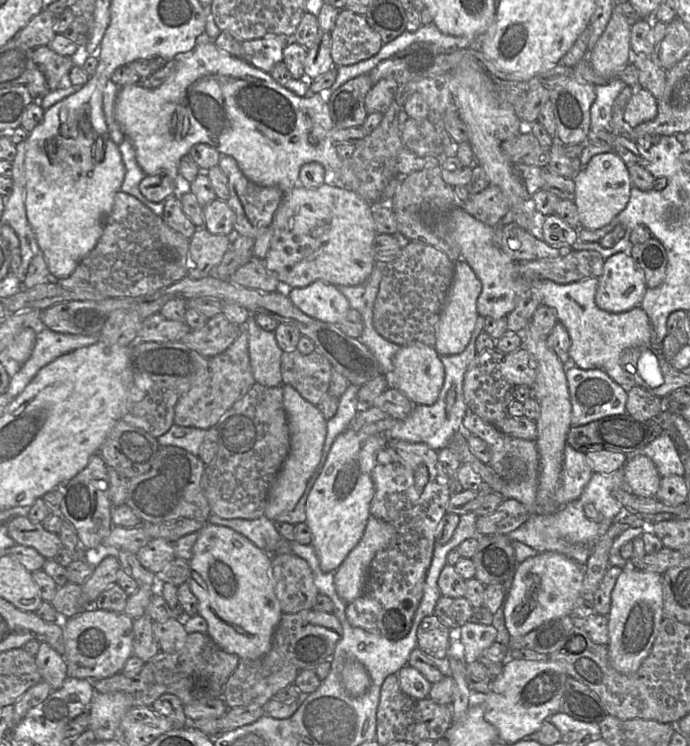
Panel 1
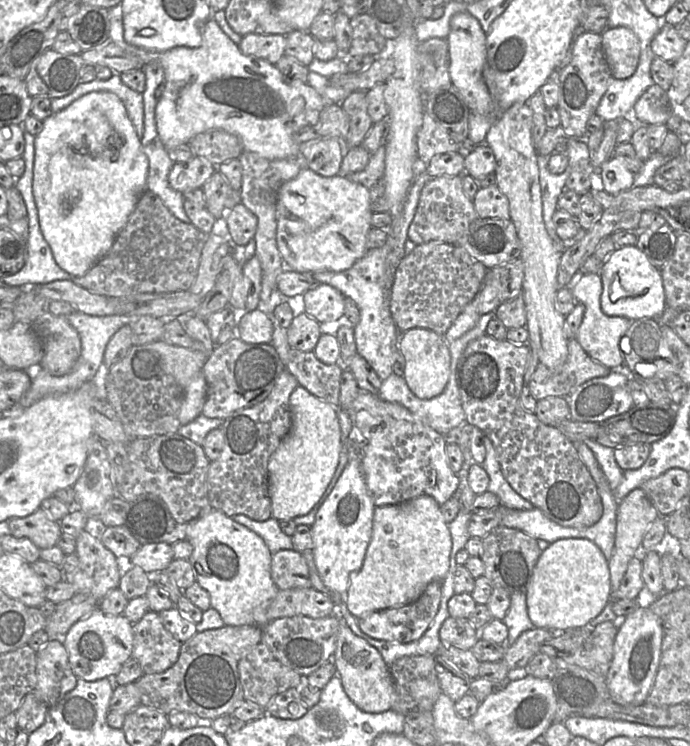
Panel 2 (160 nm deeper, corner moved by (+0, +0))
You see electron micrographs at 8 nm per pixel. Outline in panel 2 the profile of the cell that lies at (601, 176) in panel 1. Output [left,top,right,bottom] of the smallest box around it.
[599,156,635,196]

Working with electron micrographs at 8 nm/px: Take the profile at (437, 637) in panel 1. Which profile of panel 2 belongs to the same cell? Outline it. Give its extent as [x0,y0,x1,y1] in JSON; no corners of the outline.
[439,617,479,650]

